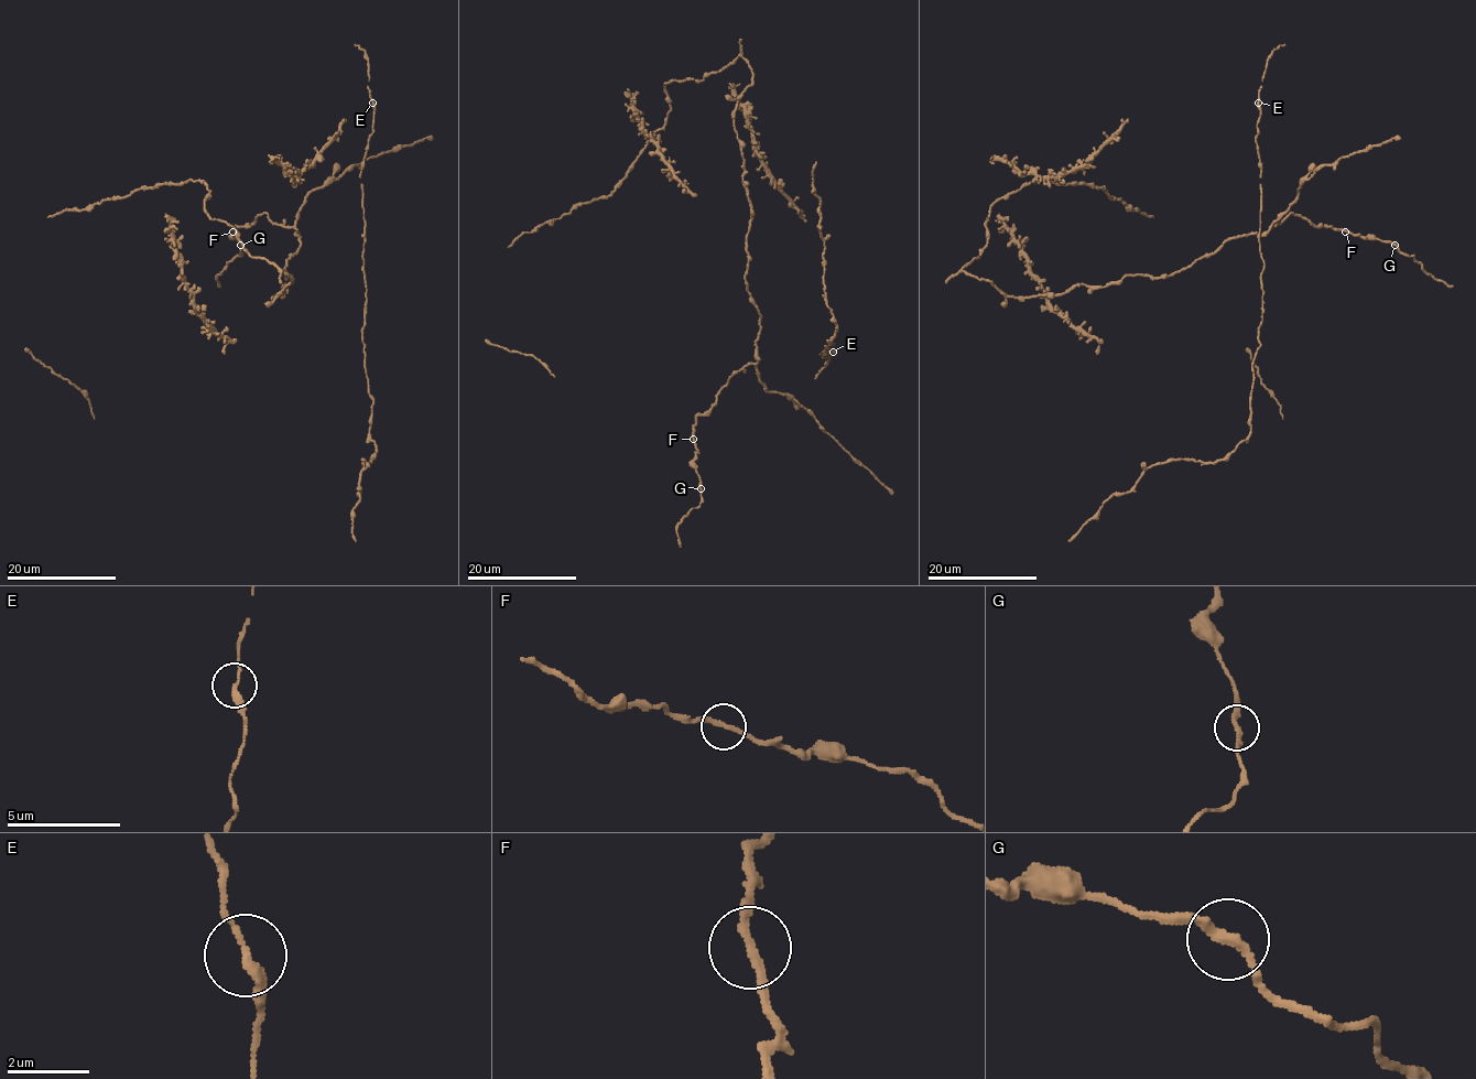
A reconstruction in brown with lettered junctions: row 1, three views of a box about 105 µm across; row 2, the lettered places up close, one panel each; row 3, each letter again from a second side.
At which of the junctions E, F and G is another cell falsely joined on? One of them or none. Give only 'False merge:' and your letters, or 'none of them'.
False merge: G

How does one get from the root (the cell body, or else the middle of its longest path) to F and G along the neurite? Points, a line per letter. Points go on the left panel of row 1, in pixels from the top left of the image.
F: (286, 288), (290, 283), (286, 261), (300, 245), (297, 232), (275, 224), (266, 213), (232, 232)
G: (286, 288), (286, 261), (300, 245), (294, 228), (263, 213), (249, 226), (232, 228), (239, 245)

